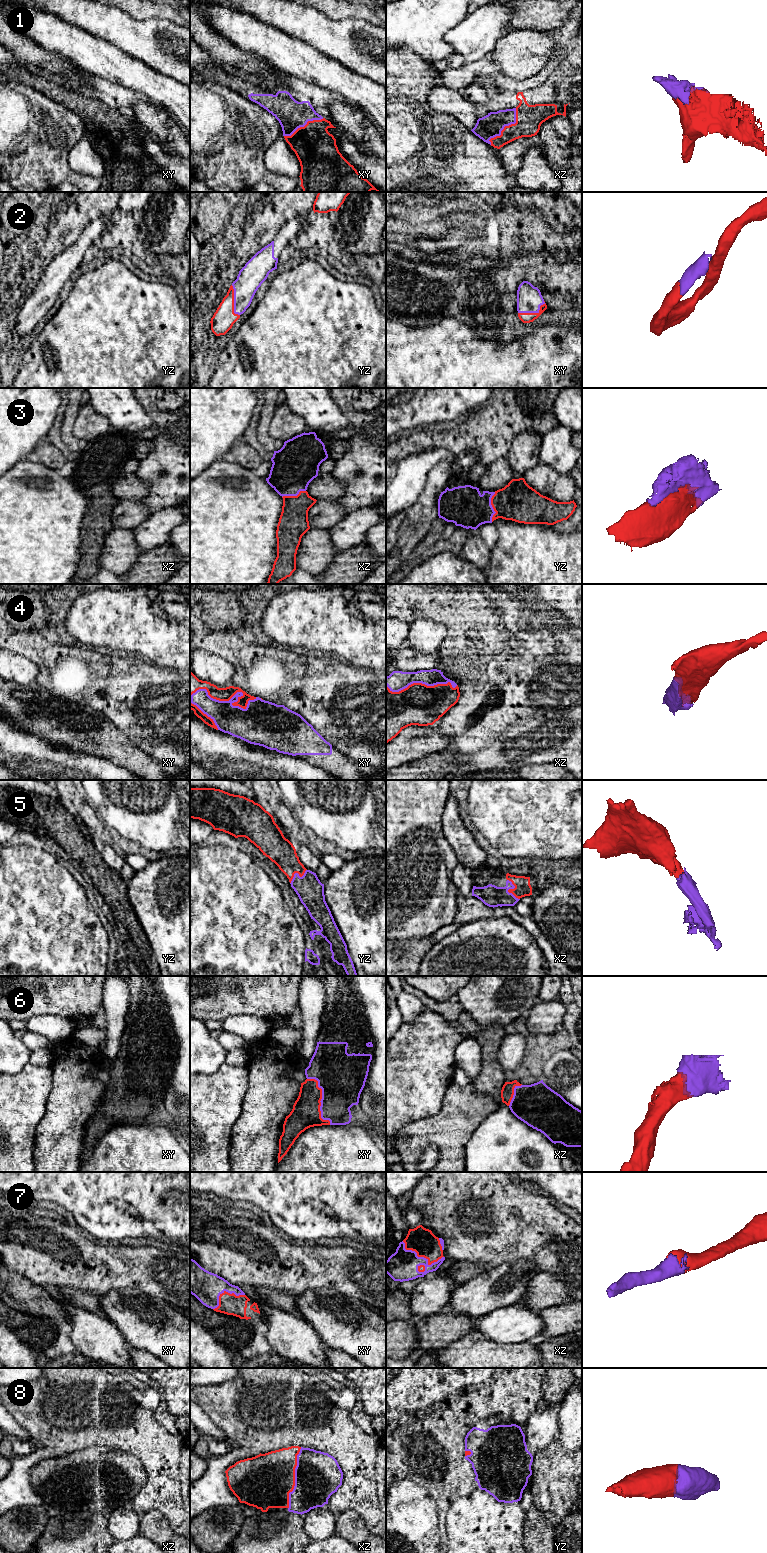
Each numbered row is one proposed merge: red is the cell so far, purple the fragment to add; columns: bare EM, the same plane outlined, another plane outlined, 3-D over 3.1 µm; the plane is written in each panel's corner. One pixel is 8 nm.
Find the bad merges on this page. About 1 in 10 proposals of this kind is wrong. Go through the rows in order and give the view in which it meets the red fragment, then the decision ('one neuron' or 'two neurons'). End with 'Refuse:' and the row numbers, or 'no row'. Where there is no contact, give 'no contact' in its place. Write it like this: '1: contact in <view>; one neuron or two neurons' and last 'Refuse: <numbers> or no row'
1: contact in xz; one neuron
2: contact in xy; one neuron
3: contact in yz; one neuron
4: contact in xy; one neuron
5: contact in xz; one neuron
6: contact in xy; one neuron
7: contact in xz; one neuron
8: contact in xz; one neuron
Refuse: no row

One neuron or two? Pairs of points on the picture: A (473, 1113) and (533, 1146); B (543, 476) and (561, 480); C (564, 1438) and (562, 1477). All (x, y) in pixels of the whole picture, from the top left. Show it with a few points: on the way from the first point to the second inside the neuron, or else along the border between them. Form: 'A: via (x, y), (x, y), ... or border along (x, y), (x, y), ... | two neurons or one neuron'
A: border along (500, 1103), (480, 1123), (470, 1137) | two neurons
B: via (547, 480), (557, 480) | one neuron
C: border along (556, 1440), (565, 1452), (571, 1453) | two neurons

